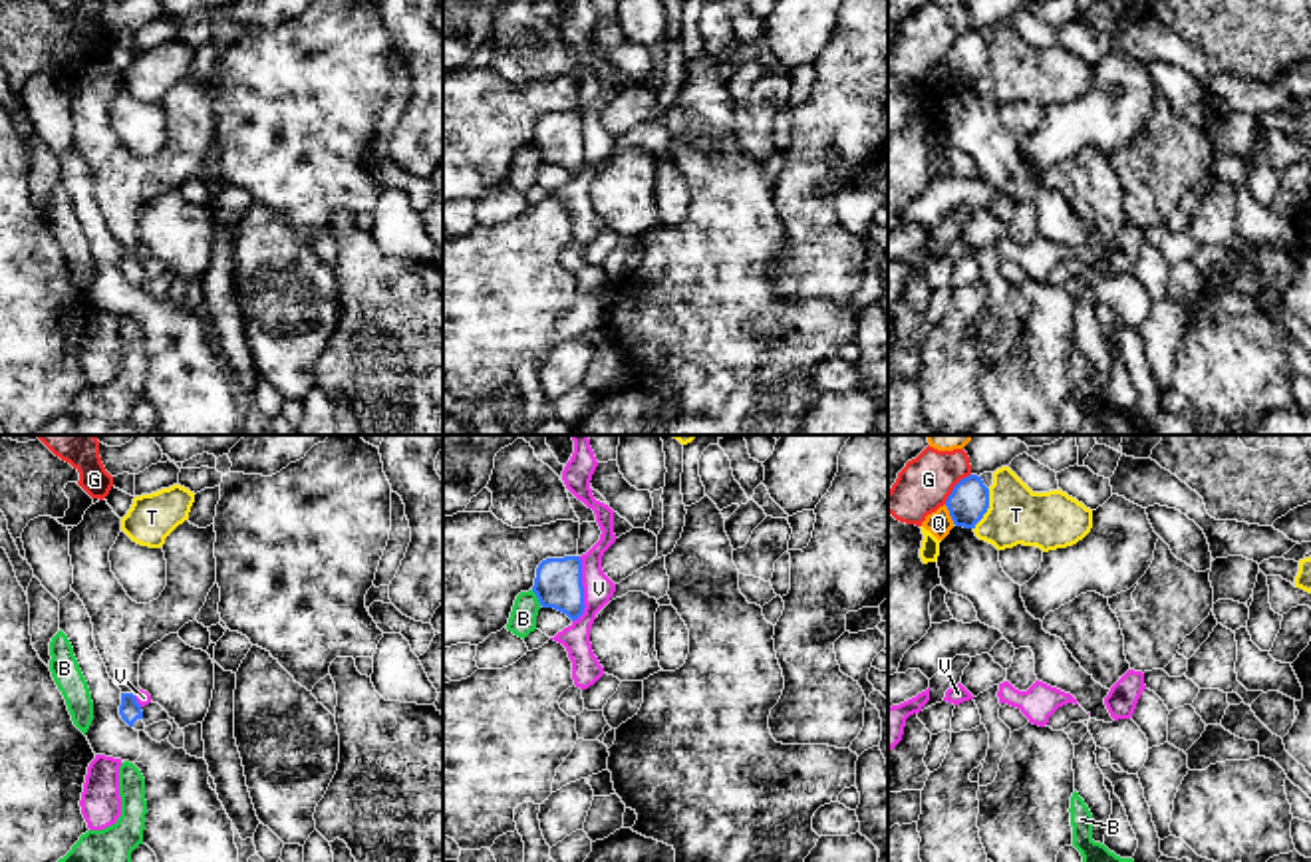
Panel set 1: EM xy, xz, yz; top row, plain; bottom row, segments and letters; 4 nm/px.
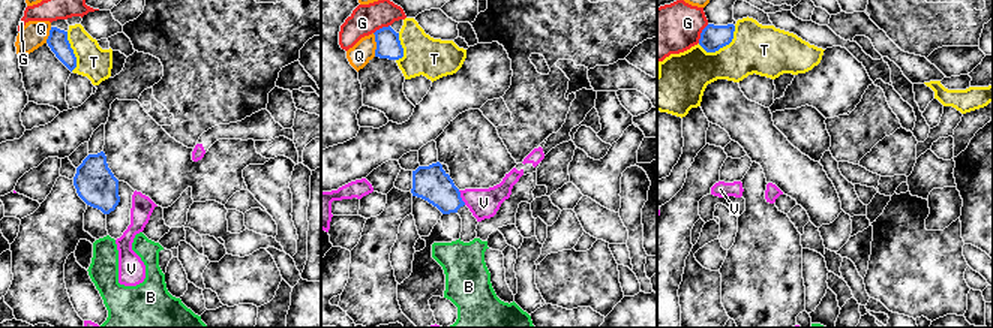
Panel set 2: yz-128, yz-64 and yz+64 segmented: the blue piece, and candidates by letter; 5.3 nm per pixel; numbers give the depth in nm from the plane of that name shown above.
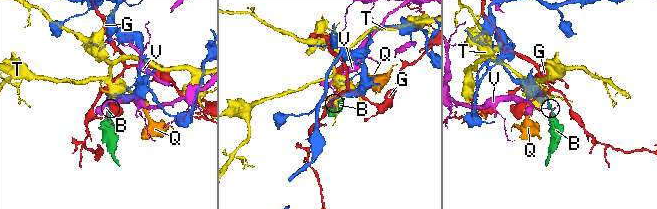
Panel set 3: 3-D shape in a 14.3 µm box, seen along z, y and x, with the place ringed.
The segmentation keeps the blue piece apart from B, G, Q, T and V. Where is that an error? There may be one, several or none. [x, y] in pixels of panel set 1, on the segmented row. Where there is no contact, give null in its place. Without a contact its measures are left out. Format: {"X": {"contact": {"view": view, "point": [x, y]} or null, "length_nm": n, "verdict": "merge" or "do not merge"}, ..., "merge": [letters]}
{"B": {"contact": {"view": "xz", "point": [537, 596]}, "length_nm": 80, "verdict": "do not merge"}, "G": {"contact": {"view": "yz", "point": [954, 487]}, "length_nm": 170, "verdict": "do not merge"}, "Q": {"contact": {"view": "yz", "point": [950, 515]}, "length_nm": 90, "verdict": "do not merge"}, "T": {"contact": {"view": "yz", "point": [988, 507]}, "length_nm": 180, "verdict": "do not merge"}, "V": {"contact": {"view": "xz", "point": [582, 590]}, "length_nm": 280, "verdict": "do not merge"}, "merge": []}

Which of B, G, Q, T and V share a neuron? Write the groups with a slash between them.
B / G / Q / T / V

